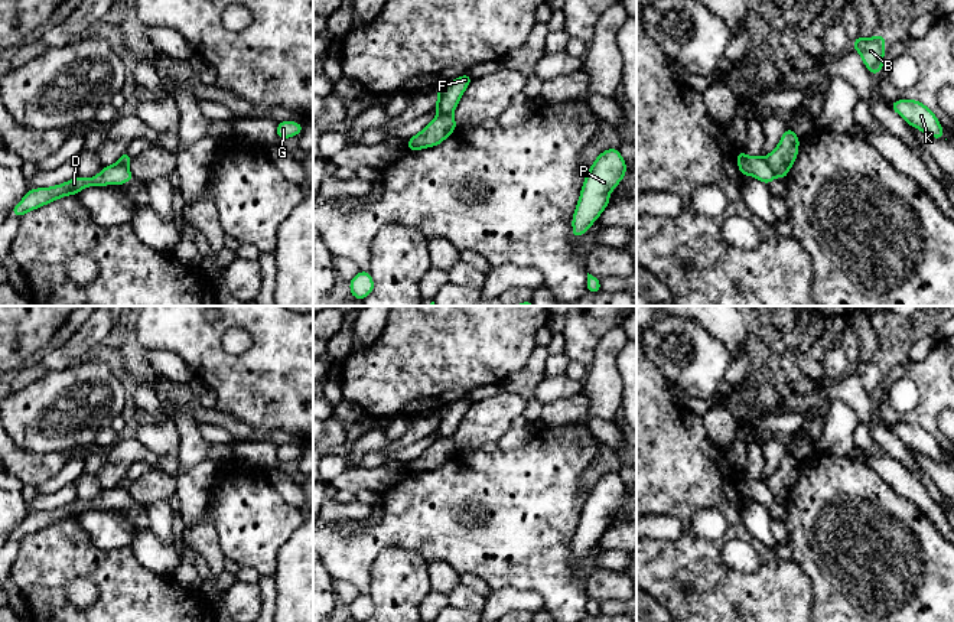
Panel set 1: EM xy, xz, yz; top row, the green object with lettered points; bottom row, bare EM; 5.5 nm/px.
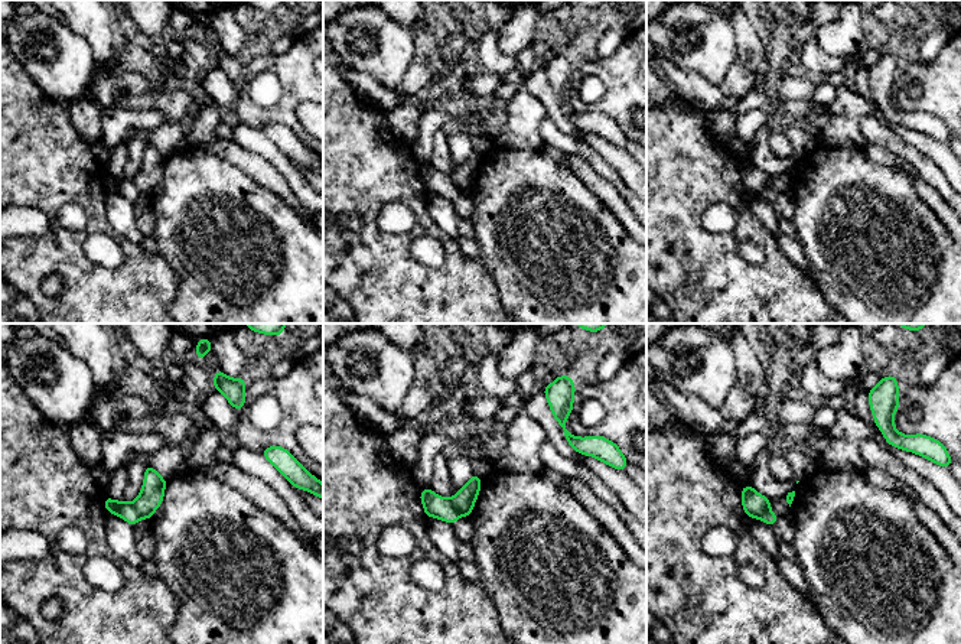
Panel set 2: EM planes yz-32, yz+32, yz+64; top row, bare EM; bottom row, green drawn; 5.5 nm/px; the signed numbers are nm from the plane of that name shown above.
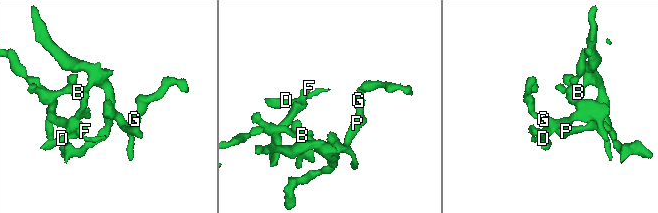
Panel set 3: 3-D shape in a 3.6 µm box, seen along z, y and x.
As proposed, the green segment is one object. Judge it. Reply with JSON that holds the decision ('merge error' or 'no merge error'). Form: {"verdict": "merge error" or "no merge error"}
{"verdict": "merge error"}

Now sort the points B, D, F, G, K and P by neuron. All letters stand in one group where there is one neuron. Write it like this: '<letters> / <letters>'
B G K P / D F

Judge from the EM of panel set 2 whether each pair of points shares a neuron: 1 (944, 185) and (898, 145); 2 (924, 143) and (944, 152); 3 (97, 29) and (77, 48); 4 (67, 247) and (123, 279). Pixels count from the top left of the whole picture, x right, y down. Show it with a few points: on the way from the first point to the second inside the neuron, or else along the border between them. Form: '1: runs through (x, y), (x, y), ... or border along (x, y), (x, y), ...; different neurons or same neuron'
1: runs through (932, 173), (909, 152); same neuron
2: runs through (928, 146), (940, 152); same neuron
3: border along (58, 19), (88, 42), (94, 62); different neurons
4: runs through (72, 263), (88, 279), (107, 279); same neuron

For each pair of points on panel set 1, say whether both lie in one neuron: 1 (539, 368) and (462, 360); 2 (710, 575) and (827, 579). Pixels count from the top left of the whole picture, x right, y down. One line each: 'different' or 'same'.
1: different
2: different

